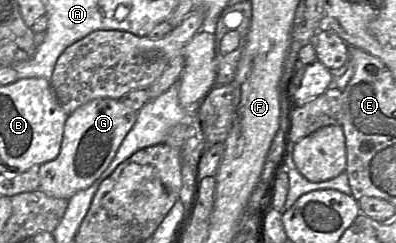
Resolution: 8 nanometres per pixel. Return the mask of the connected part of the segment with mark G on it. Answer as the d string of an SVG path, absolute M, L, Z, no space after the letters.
M111 98L94 99L78 107L66 119L58 156L38 167L38 190L68 200L77 192L91 186L115 157L136 118L136 111L120 100Z

